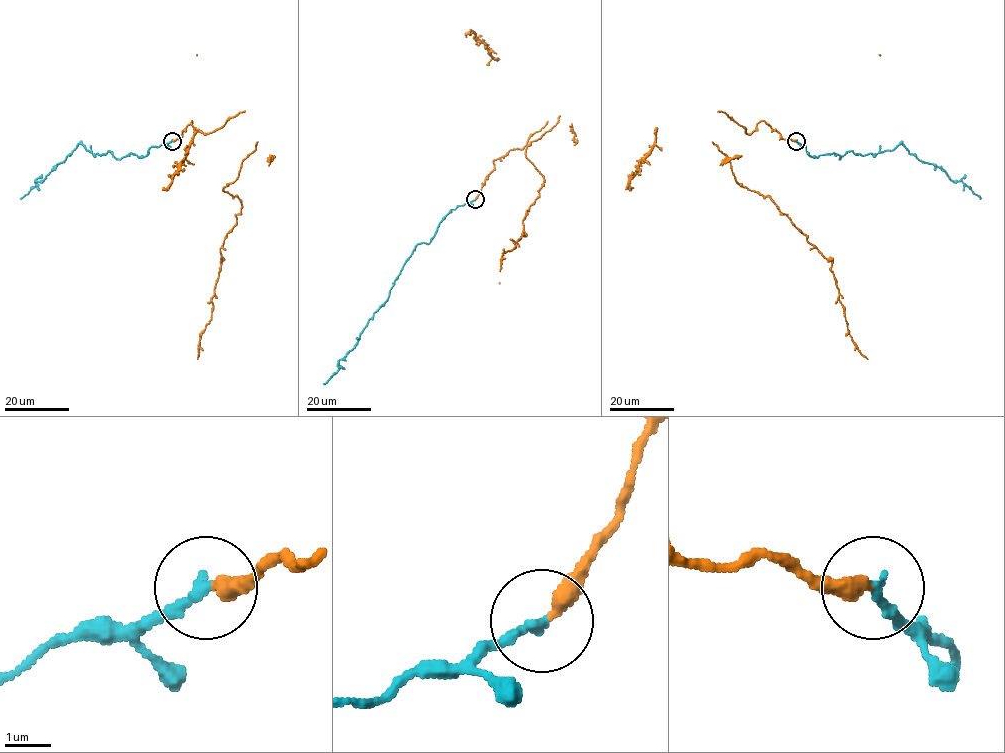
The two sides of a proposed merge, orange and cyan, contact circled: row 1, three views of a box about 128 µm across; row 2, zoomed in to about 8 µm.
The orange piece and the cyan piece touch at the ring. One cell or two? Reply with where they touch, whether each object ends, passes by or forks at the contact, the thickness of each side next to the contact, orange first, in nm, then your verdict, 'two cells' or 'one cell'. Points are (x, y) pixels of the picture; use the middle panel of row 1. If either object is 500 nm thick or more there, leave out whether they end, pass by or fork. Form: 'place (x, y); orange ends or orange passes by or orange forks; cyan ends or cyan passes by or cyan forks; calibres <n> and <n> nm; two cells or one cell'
place (475, 199); orange ends; cyan ends; calibres 360 and 240 nm; one cell

